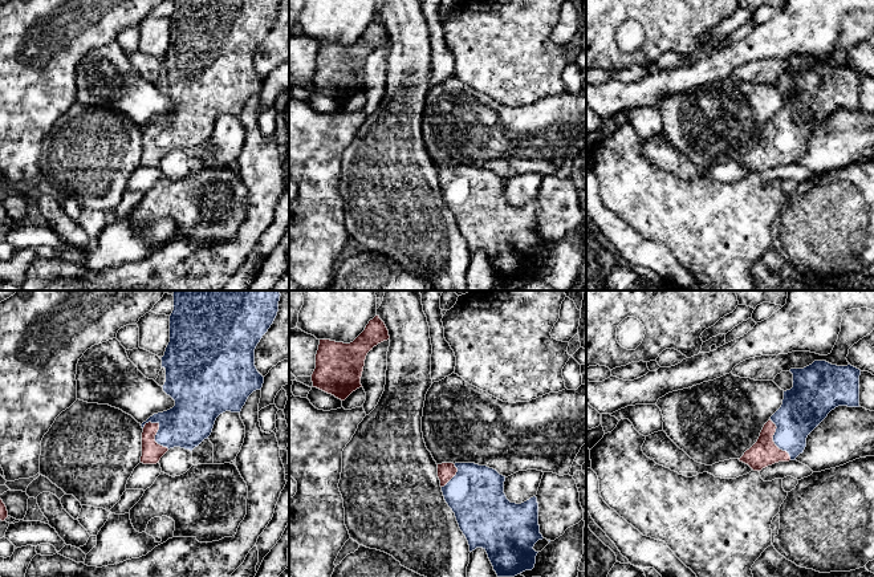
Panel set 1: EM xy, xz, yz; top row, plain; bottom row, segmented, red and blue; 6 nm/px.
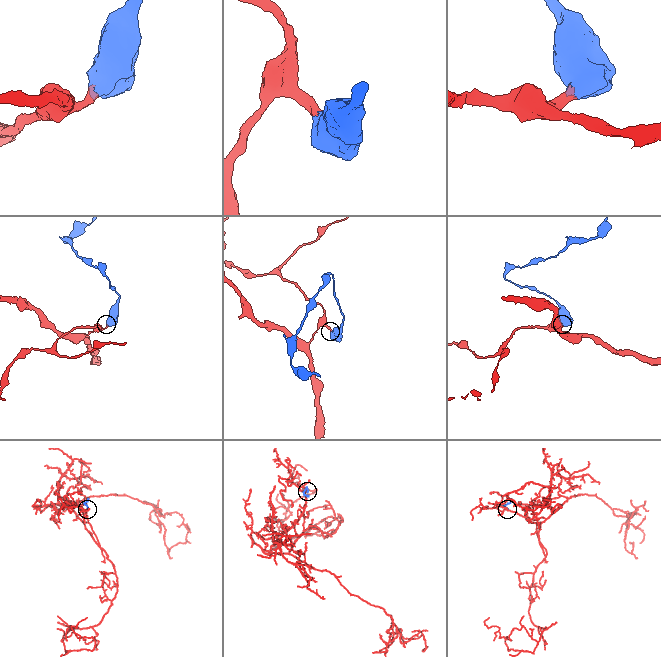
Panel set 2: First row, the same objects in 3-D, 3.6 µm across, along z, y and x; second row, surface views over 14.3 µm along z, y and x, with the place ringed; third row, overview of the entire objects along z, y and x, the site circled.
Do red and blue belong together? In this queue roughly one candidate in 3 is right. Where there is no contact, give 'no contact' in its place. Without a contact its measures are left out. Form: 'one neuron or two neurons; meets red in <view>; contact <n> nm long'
one neuron; meets red in xy; contact 220 nm long

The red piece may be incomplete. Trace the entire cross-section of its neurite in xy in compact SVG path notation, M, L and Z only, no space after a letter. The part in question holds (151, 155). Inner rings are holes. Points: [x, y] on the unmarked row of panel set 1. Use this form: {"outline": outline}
{"outline": "M174 0L174 13L170 19L170 45L166 50L164 58L160 62L162 62L162 70L166 72L166 85L162 90L163 94L175 103L175 109L167 114L154 117L141 127L143 131L141 166L156 167L159 166L160 160L170 151L174 150L180 150L192 154L204 142L208 142L208 139L212 135L215 123L220 117L225 114L240 115L248 99L253 94L261 93L264 80L257 74L255 69L255 52L276 21L279 15L279 4L280 0Z"}

